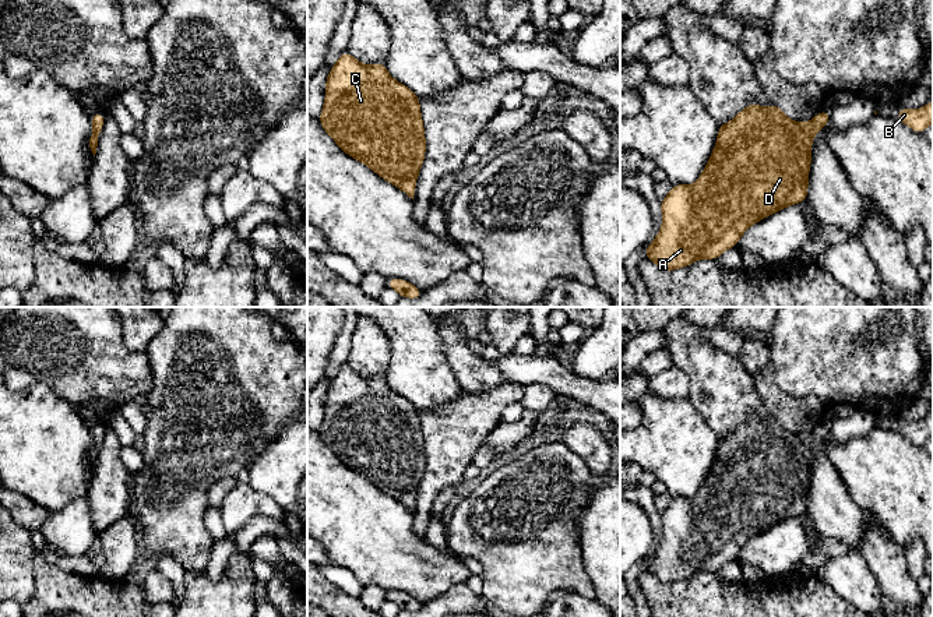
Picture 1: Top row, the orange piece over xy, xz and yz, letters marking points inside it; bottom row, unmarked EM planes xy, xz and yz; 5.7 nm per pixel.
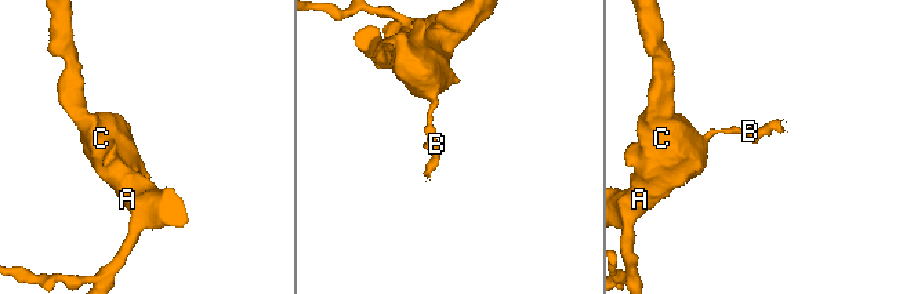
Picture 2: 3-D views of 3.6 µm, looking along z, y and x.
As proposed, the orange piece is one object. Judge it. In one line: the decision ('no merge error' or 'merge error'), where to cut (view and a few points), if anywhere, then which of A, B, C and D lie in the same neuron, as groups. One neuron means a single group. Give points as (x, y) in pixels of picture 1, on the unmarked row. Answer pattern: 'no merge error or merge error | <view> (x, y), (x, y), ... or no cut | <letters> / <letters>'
no merge error | no cut | A B C D

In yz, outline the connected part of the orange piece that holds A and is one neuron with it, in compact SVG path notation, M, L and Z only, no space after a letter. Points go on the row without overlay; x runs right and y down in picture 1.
M750 416L732 434L719 437L715 461L700 491L693 498L672 498L661 512L663 536L655 553L645 560L644 571L662 583L679 582L701 571L717 574L753 536L805 515L811 452L830 430L831 424L823 423L810 436L799 436L786 430L775 416L770 420Z

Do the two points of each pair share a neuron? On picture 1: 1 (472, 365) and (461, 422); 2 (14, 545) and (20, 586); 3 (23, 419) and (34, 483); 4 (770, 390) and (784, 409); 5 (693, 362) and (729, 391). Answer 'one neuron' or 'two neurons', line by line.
1: two neurons
2: one neuron
3: one neuron
4: one neuron
5: one neuron

